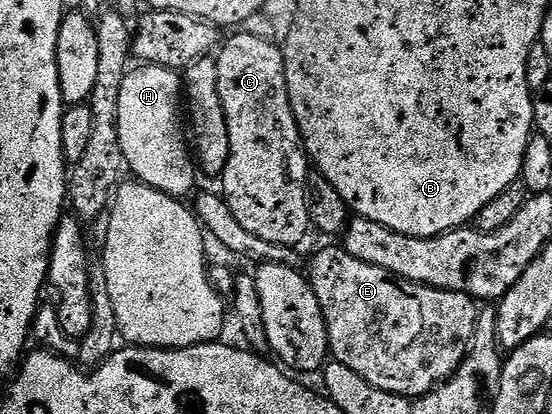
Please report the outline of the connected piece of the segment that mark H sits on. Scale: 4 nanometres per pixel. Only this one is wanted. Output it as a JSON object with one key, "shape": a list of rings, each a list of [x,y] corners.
{"shape":[[[140,65],[140,70],[128,69],[123,76],[121,96],[119,97],[119,139],[121,152],[128,171],[131,170],[136,179],[146,186],[152,186],[163,194],[176,200],[186,199],[186,194],[195,186],[197,166],[193,161],[192,151],[189,149],[188,139],[185,137],[185,126],[179,123],[179,104],[181,108],[181,78],[176,71],[169,67]]]}

